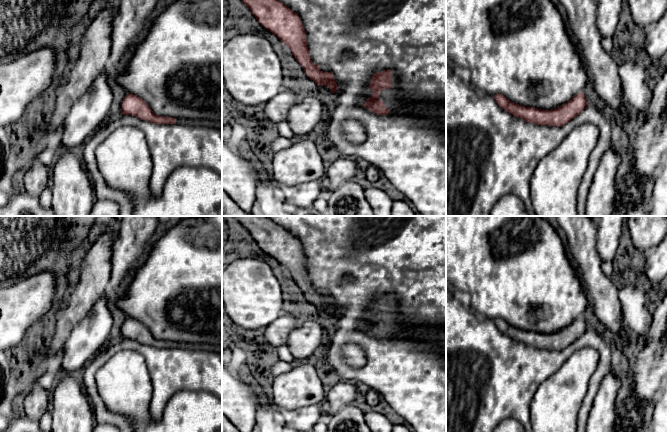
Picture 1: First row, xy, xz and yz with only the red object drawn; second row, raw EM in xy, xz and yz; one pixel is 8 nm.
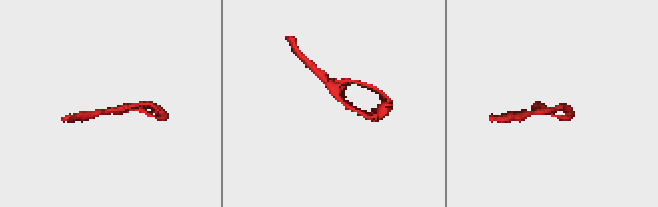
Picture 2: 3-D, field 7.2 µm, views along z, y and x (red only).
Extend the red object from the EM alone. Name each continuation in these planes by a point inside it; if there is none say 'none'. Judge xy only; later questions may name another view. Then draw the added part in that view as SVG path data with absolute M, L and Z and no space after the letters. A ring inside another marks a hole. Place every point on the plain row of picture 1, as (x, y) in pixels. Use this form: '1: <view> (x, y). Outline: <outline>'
none

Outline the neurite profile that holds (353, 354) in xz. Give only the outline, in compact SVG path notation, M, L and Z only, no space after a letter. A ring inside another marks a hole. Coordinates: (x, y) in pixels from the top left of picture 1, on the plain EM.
M345 344L341 350L348 365L360 368L366 363L365 351L358 344Z

